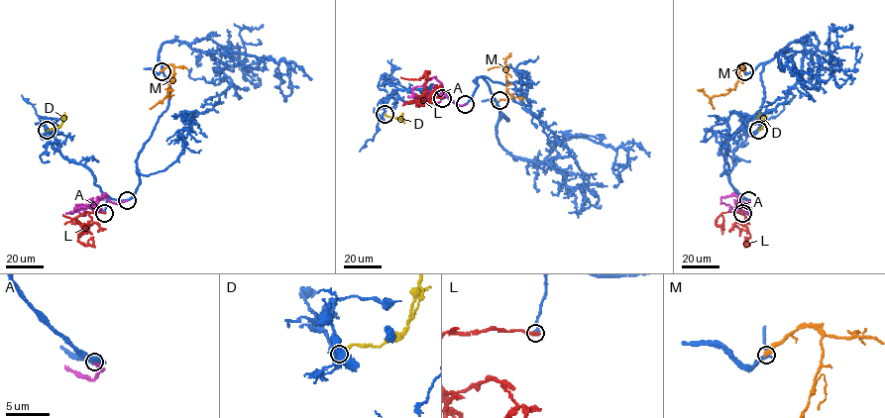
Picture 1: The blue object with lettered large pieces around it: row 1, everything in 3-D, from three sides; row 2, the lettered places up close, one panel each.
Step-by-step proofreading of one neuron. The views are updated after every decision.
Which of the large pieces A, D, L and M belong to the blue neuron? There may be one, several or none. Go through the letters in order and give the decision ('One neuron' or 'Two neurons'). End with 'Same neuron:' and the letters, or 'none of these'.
A: Two neurons
D: Two neurons
L: Two neurons
M: Two neurons
Same neuron: none of these

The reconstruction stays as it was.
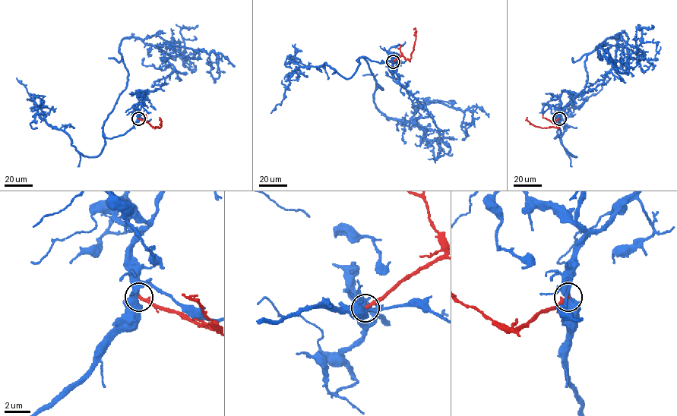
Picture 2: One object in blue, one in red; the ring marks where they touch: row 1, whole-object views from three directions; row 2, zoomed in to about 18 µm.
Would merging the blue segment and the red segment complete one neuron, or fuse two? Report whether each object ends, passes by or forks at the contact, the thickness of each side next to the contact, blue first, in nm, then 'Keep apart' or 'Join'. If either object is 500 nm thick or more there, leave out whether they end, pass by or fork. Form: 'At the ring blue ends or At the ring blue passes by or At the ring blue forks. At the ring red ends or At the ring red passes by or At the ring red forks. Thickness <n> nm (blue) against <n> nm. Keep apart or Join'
At the ring blue forks. At the ring red ends. Thickness 440 nm (blue) against 280 nm. Keep apart

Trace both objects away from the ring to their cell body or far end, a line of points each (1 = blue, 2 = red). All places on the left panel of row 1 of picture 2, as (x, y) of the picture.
1: (138, 118), (143, 96), (174, 70), (143, 40), (157, 35), (181, 52), (180, 29), (197, 25)
2: (138, 118), (159, 127), (161, 121), (159, 117)

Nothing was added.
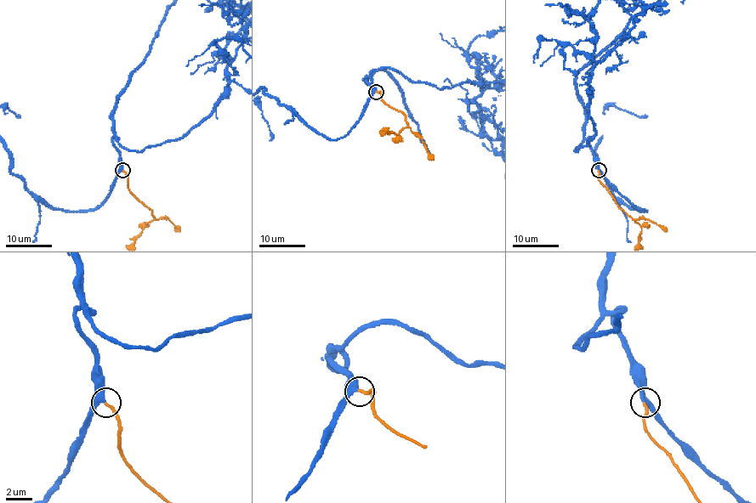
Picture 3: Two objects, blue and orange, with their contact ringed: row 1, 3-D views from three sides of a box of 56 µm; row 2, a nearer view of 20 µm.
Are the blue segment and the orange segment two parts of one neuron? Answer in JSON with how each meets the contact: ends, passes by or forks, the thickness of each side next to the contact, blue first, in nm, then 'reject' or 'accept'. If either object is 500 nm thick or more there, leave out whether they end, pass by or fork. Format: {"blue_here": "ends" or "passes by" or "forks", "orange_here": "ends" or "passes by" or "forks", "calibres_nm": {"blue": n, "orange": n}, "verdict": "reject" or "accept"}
{"blue_here": "passes by", "orange_here": "ends", "calibres_nm": {"blue": 360, "orange": 200}, "verdict": "accept"}

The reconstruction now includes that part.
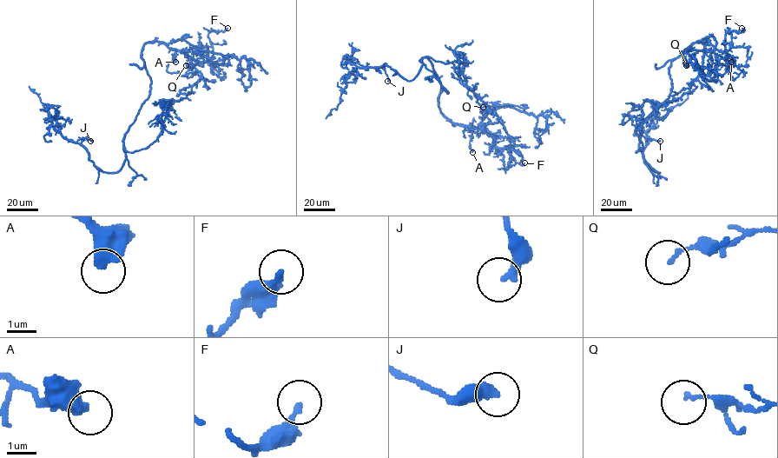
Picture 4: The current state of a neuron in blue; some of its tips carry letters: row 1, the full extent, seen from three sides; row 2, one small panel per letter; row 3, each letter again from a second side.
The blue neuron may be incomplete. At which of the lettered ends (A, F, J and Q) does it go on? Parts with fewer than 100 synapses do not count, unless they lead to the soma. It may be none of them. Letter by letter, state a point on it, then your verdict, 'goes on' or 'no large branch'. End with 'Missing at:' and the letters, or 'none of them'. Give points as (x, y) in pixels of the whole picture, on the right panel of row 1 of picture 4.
A: at (731, 62); no large branch
F: at (741, 28); no large branch
J: at (660, 141); no large branch
Q: at (686, 65); no large branch
Missing at: none of them

